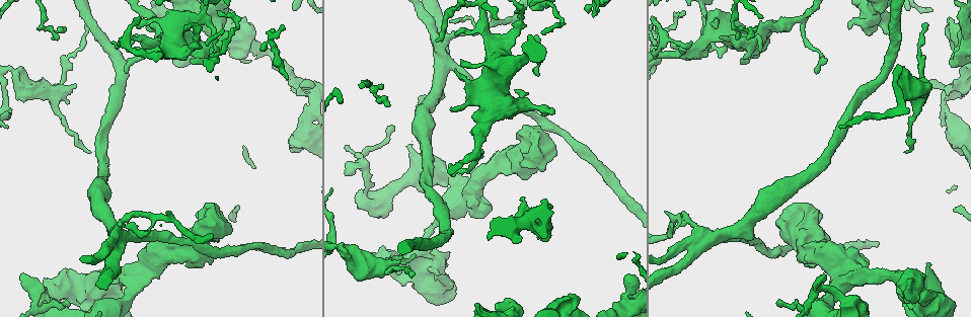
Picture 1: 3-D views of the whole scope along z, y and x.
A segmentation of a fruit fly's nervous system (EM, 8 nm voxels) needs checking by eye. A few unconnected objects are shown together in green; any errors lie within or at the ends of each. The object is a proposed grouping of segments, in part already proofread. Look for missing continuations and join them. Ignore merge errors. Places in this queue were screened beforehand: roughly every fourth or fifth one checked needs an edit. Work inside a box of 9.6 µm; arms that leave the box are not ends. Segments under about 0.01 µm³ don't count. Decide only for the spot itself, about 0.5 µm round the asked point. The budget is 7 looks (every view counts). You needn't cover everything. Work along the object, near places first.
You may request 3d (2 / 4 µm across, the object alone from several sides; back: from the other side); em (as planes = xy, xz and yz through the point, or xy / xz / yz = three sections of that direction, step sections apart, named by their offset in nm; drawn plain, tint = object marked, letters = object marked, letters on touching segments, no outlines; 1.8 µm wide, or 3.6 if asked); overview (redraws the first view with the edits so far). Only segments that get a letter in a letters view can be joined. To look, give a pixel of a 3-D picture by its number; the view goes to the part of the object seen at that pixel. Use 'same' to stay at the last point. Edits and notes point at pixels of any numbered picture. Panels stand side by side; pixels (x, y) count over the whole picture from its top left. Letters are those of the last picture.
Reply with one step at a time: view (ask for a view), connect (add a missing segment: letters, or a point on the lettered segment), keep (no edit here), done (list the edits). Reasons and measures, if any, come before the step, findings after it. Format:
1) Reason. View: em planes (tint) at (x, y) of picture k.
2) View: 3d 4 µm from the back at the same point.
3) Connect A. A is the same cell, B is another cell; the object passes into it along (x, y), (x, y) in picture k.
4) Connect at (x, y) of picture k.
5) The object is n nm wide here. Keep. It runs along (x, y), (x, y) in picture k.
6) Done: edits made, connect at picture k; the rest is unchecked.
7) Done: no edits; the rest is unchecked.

Four or more arms meet. View: em planes (letters) at (118, 237) of picture 1.

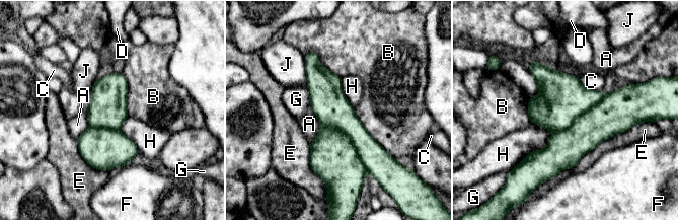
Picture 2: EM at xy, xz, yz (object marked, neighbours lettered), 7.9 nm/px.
Keep. A, B, C, D, E, F, G, H and J are other cells; a border runs along (554, 132), (544, 148), (517, 164) in picture 2; none of them fits.

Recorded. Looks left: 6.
Closes a loop. View: 3d 2 µm at (437, 277) of picture 1.

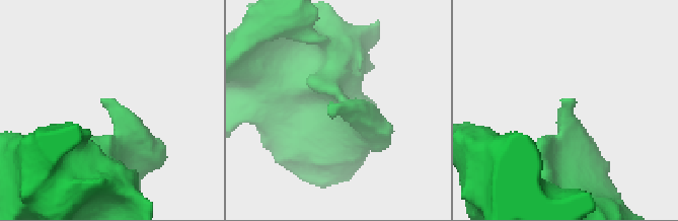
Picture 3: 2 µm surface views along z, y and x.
Shape alone is not enough. View: em 3.6 µm xy step 8 (tint) at (116, 116) of picture 3.

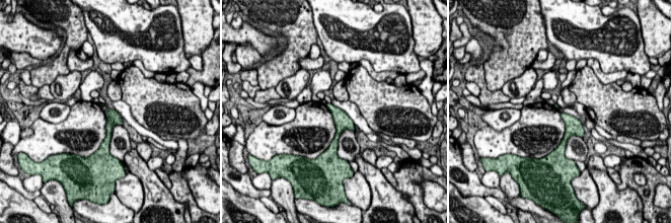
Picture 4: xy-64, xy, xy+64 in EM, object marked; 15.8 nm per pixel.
View: em 3.6 µm xy step 8 (letters) at the same point.

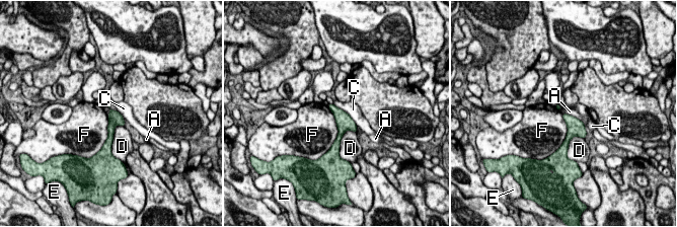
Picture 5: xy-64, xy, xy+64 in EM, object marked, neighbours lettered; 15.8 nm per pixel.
Keep. A, C, D, E and F are other cells; a border runs along (327, 105), (337, 130), (330, 148) in picture 5; no lettered segment goes on from it.

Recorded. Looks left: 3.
View: em 3.6 µm planes (letters) at (308, 83) of picture 1.

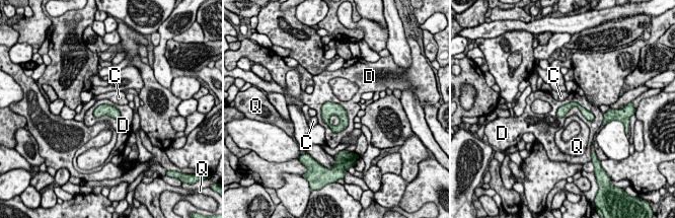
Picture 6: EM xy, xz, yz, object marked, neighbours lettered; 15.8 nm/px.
Keep. C, D and Q are other cells; it runs along (558, 113), (577, 104), (591, 117) in picture 6; no lettered segment goes on from it.

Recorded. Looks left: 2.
Done: no edits; the rest is unchecked.

